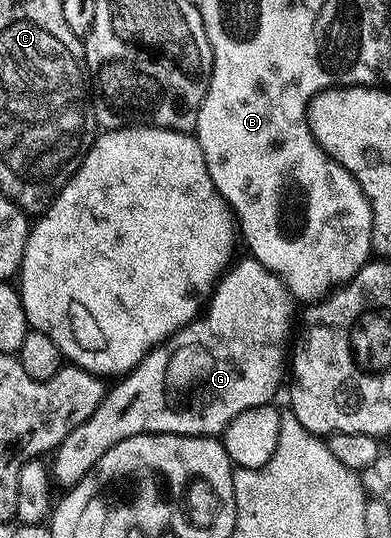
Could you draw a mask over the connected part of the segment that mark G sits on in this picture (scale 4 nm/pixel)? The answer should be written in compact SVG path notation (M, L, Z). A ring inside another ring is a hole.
M244 255L244 258L240 262L238 261L229 264L221 273L211 297L207 298L206 304L203 306L200 316L194 318L186 327L182 327L173 337L168 338L164 344L155 345L129 373L123 374L115 382L117 385L113 389L111 386L105 392L102 403L94 411L94 415L90 415L90 419L86 423L79 424L78 427L69 431L66 439L62 441L57 449L53 450L51 458L53 461L50 461L50 475L58 487L60 485L62 489L72 488L95 467L98 459L102 459L102 455L106 455L106 451L110 451L110 447L122 443L122 439L130 439L143 433L173 433L179 437L215 438L217 435L223 434L231 421L236 417L243 417L245 413L251 413L256 410L259 405L269 404L273 400L272 396L280 389L280 380L283 377L285 380L286 377L286 358L290 353L290 338L294 333L294 321L292 325L292 305L294 306L294 298L288 288L284 286L283 279L277 273L271 273L262 263L258 263L255 257Z

